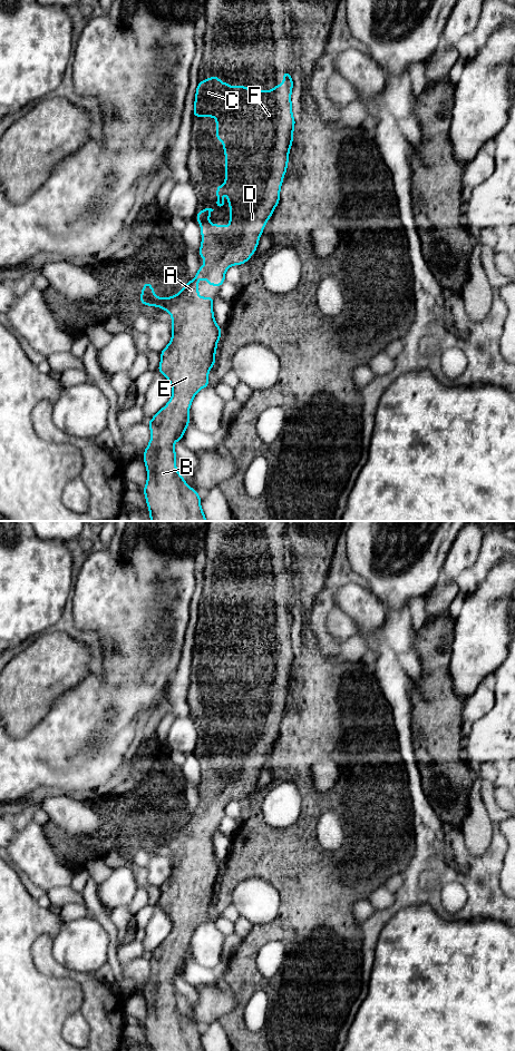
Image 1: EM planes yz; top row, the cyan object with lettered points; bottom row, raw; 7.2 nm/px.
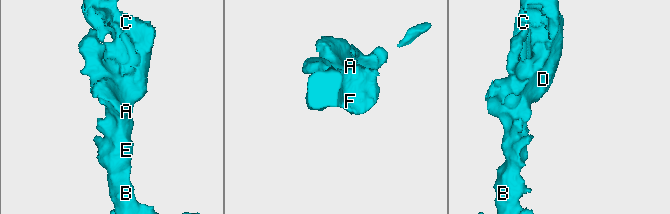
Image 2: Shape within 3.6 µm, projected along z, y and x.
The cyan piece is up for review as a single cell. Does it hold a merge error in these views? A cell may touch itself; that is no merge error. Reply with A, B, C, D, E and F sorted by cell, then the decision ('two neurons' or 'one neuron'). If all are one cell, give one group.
groups A B C D E F; one neuron

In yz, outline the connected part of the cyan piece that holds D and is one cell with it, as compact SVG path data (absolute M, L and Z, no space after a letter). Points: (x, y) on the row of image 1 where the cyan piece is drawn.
M282 72L282 76L283 86L280 87L276 82L273 90L250 90L246 86L234 86L231 88L229 81L222 85L220 77L208 77L205 81L198 81L196 88L193 117L215 117L216 140L223 141L225 153L225 183L216 187L216 208L224 206L225 202L221 197L226 191L230 202L230 225L208 224L207 222L211 219L210 213L214 209L205 208L200 210L196 214L196 223L202 223L203 225L200 226L202 244L197 257L200 259L200 257L203 256L205 265L200 266L195 277L185 284L178 294L172 297L156 297L150 282L144 283L140 294L139 303L161 307L167 311L173 318L171 323L173 328L172 340L161 352L161 364L157 370L169 381L173 387L173 394L168 403L148 421L152 438L143 453L143 460L147 469L147 482L143 491L152 521L207 521L201 508L200 494L187 485L183 475L177 472L177 454L174 451L174 443L182 440L186 428L190 425L188 412L194 396L201 389L208 387L208 372L211 367L215 365L215 352L217 342L222 335L213 313L213 302L215 297L198 296L198 279L204 278L208 285L221 287L229 267L246 263L256 251L265 224L280 202L280 189L286 173L295 124L291 102L293 88L291 72Z

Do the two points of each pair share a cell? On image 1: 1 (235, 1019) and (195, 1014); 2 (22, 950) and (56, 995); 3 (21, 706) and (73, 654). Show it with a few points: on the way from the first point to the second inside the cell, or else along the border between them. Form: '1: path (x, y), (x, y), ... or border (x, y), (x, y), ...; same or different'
1: border (234, 994), (236, 1005), (217, 1020); different
2: path (22, 961), (45, 984); same
3: path (33, 693), (59, 667); same

